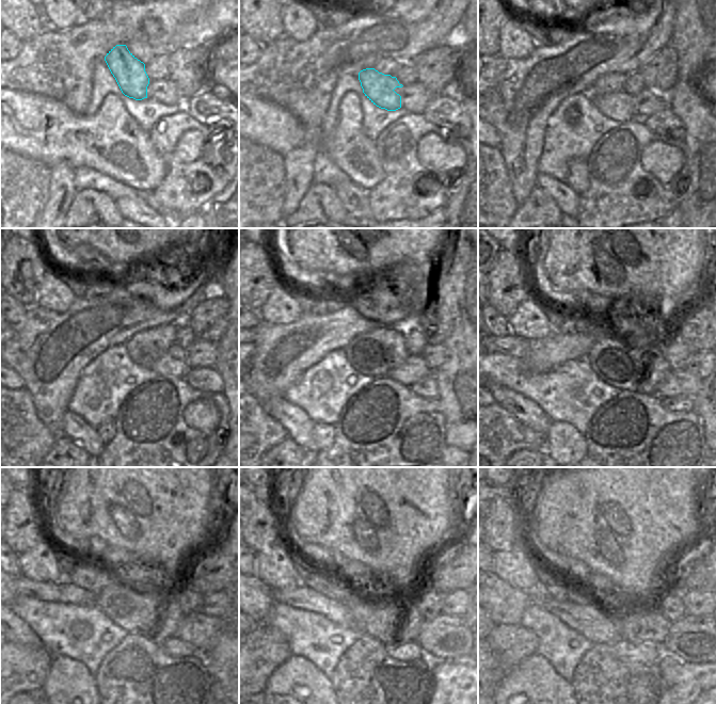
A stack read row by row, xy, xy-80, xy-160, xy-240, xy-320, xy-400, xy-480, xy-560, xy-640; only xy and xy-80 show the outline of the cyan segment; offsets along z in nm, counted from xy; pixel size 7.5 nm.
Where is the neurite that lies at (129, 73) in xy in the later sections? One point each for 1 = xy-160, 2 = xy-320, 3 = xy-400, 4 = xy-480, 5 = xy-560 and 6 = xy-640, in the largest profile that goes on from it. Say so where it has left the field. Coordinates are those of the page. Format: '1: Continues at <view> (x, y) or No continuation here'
1: Continues at xy-160 (616, 99)
2: Continues at xy-320 (414, 368)
3: Continues at xy-400 (666, 380)
4: Continues at xy-480 (197, 629)
5: Continues at xy-560 (446, 637)
6: Continues at xy-640 (695, 639).

